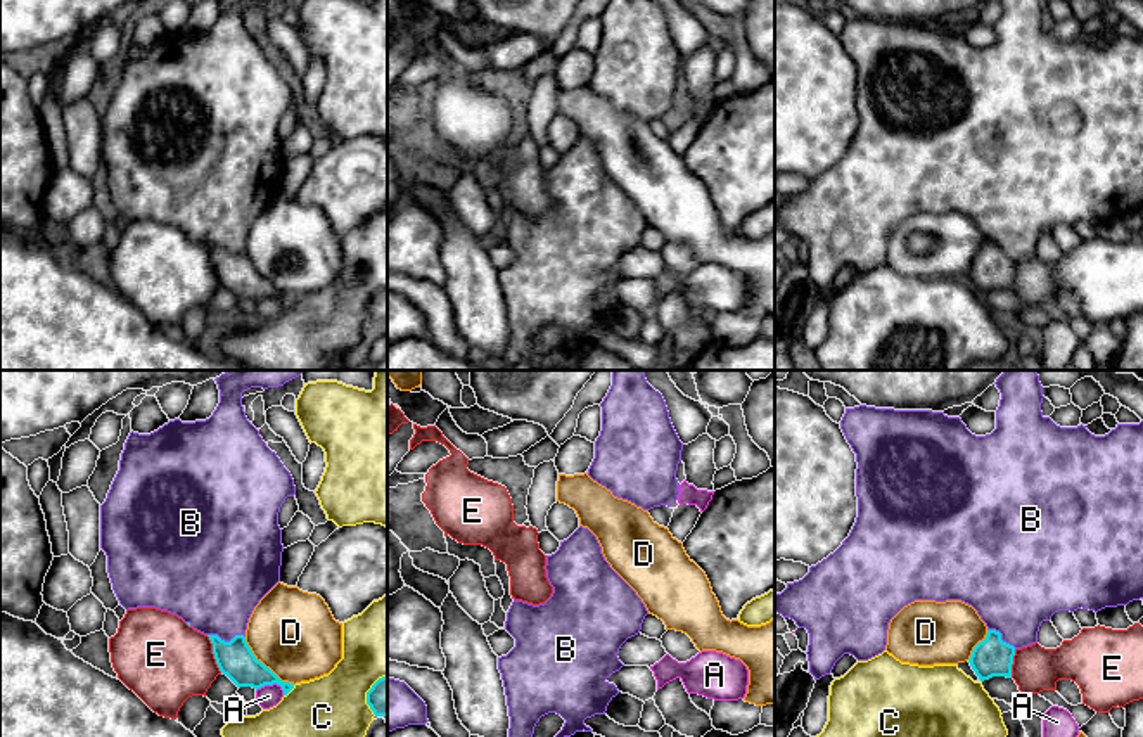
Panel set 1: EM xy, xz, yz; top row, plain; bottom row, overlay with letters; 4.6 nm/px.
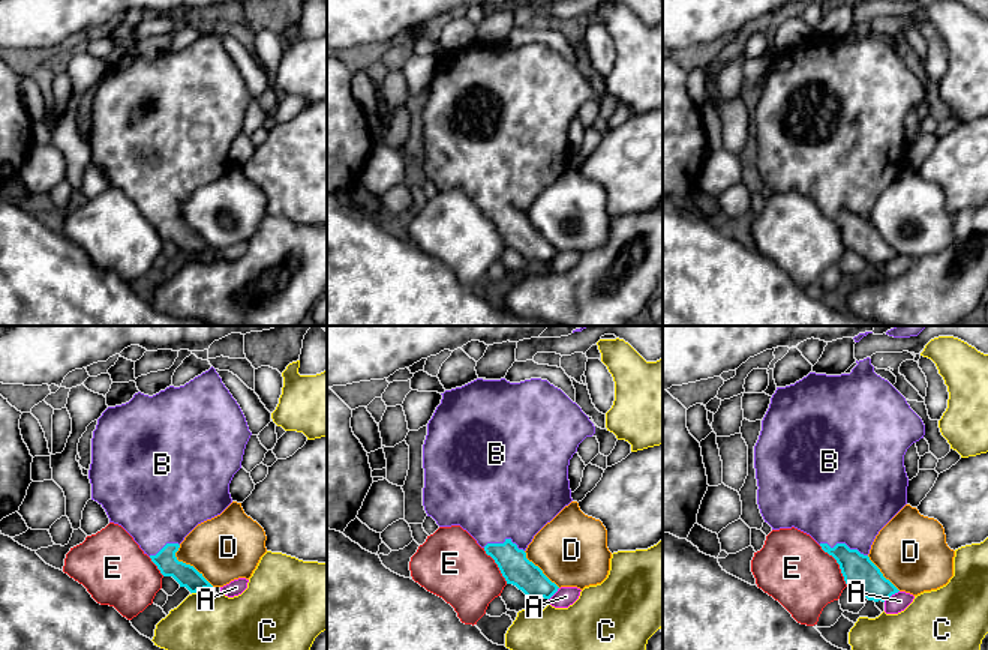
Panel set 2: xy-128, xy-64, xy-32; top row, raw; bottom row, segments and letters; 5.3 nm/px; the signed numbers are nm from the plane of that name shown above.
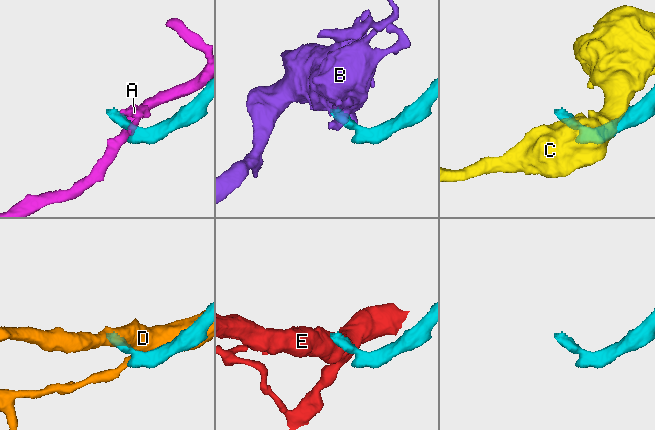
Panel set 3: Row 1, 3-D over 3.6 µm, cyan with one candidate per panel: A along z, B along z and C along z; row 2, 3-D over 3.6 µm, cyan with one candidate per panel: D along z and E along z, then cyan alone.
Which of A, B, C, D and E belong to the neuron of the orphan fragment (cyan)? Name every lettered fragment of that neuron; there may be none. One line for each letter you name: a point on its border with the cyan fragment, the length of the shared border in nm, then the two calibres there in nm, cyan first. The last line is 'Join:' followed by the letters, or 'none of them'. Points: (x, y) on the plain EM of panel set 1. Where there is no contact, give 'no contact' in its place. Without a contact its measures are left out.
B: contact xy (227, 255); length 180 nm; calibres 170 and 380 nm
Join: B

